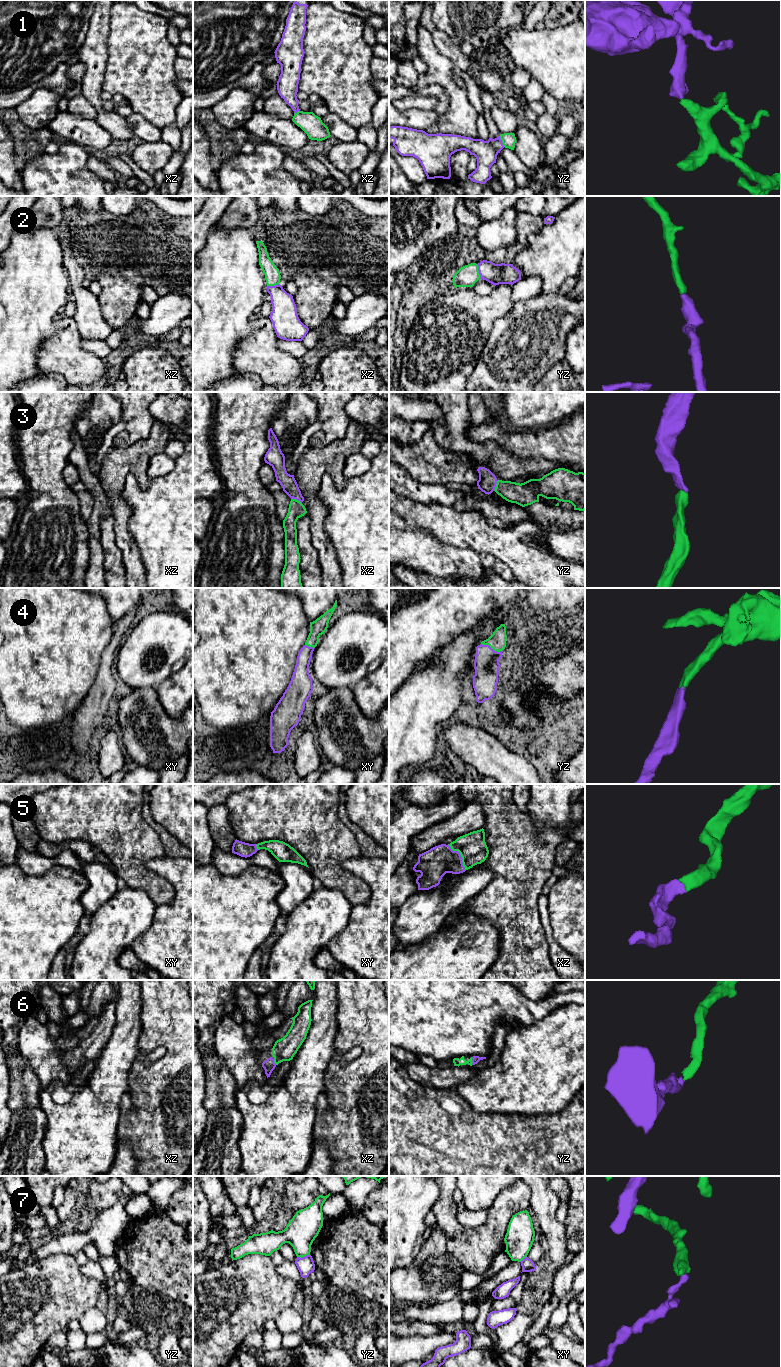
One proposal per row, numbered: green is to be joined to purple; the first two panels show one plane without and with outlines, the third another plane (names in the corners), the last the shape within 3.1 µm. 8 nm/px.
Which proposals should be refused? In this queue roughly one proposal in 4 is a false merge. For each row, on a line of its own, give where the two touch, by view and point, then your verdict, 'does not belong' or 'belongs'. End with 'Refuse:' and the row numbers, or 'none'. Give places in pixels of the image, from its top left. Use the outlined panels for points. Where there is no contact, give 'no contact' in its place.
1: yz (501, 141) | belongs
2: yz (478, 270) | belongs
3: xz (296, 499) | belongs
4: yz (491, 648) | belongs
5: xz (460, 856) | belongs
6: yz (472, 1061) | belongs
7: yz (303, 1257) | does not belong
Refuse: 7

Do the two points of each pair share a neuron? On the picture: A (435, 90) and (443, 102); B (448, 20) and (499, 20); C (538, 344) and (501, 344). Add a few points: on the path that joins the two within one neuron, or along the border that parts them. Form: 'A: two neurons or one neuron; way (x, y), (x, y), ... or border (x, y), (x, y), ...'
A: one neuron; way (438, 93), (443, 99)
B: one neuron; way (461, 20), (486, 20)
C: one neuron; way (529, 344), (510, 344)

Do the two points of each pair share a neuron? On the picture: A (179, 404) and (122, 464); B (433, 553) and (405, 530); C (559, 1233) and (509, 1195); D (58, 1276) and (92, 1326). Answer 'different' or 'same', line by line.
A: different
B: same
C: different
D: different

